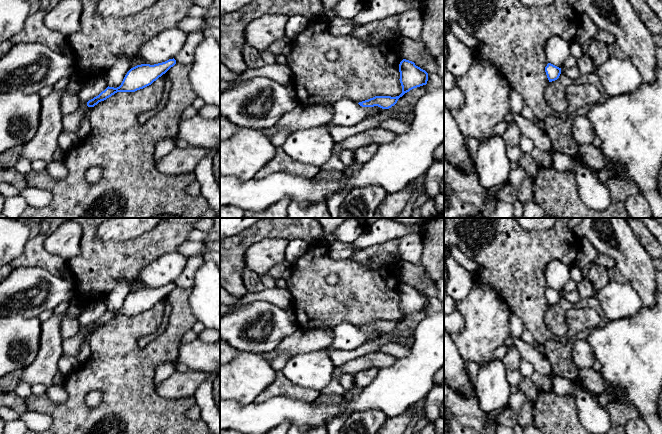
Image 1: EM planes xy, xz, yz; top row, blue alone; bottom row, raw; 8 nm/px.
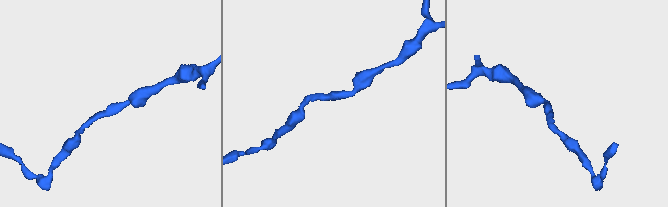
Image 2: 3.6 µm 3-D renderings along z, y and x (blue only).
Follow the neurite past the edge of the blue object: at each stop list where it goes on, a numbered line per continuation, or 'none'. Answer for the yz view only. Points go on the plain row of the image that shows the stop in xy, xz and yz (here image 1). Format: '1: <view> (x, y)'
none

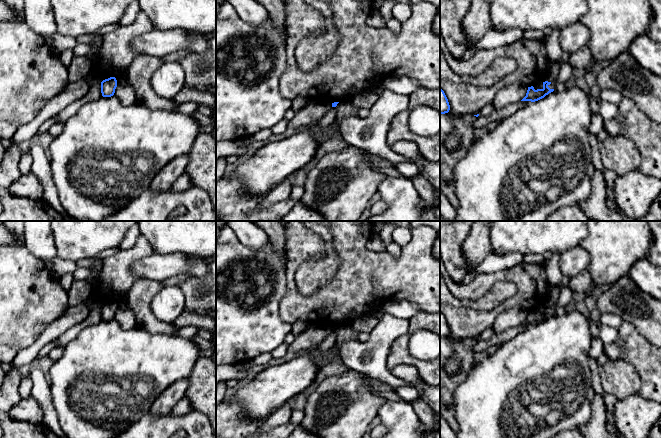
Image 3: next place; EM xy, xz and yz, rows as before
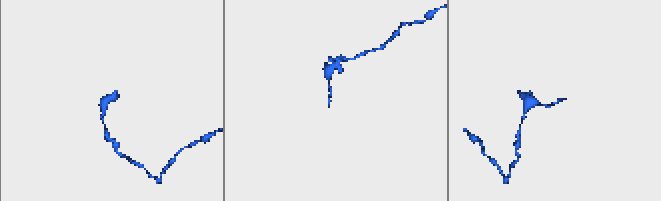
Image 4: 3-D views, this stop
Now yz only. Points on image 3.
1: yz (566, 295)

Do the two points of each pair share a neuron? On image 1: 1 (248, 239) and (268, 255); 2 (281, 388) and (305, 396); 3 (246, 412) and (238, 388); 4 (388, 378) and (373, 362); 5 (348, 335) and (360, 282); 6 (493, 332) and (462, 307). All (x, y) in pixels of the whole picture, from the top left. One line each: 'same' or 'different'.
1: different
2: same
3: different
4: different
5: different
6: same

